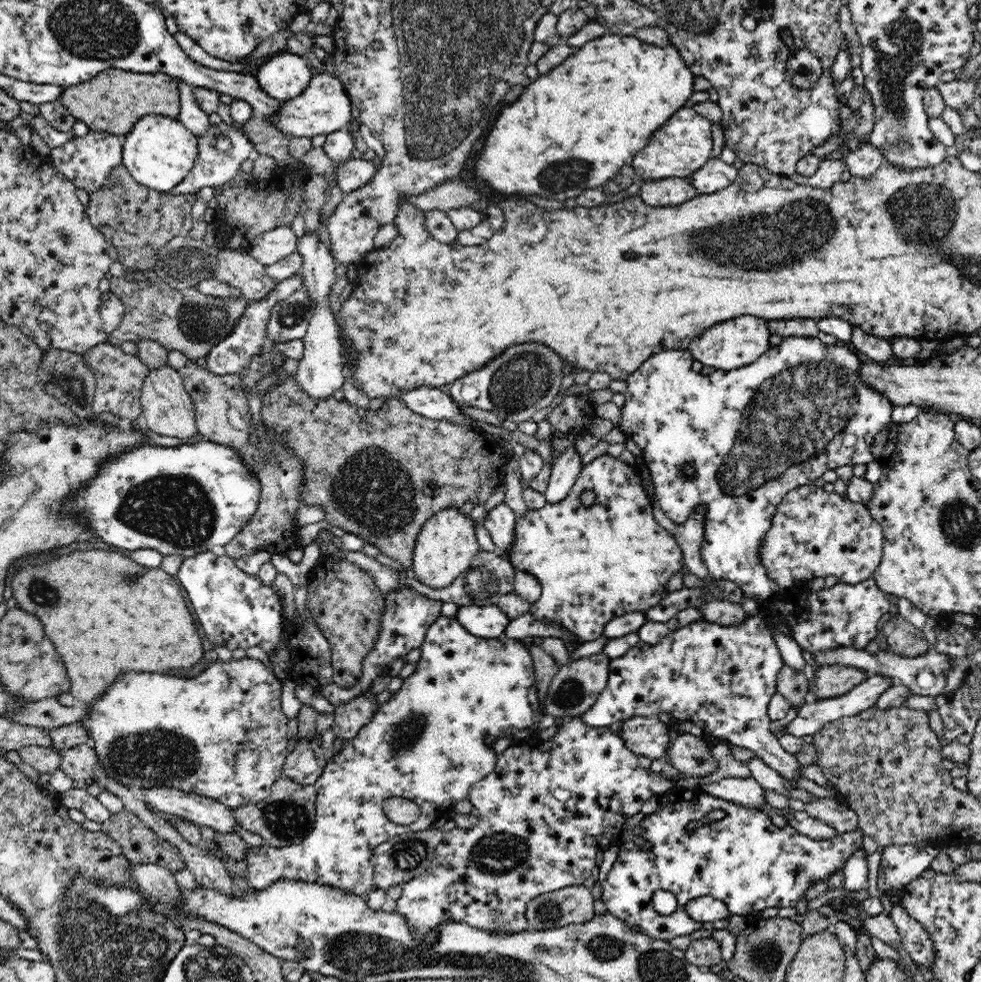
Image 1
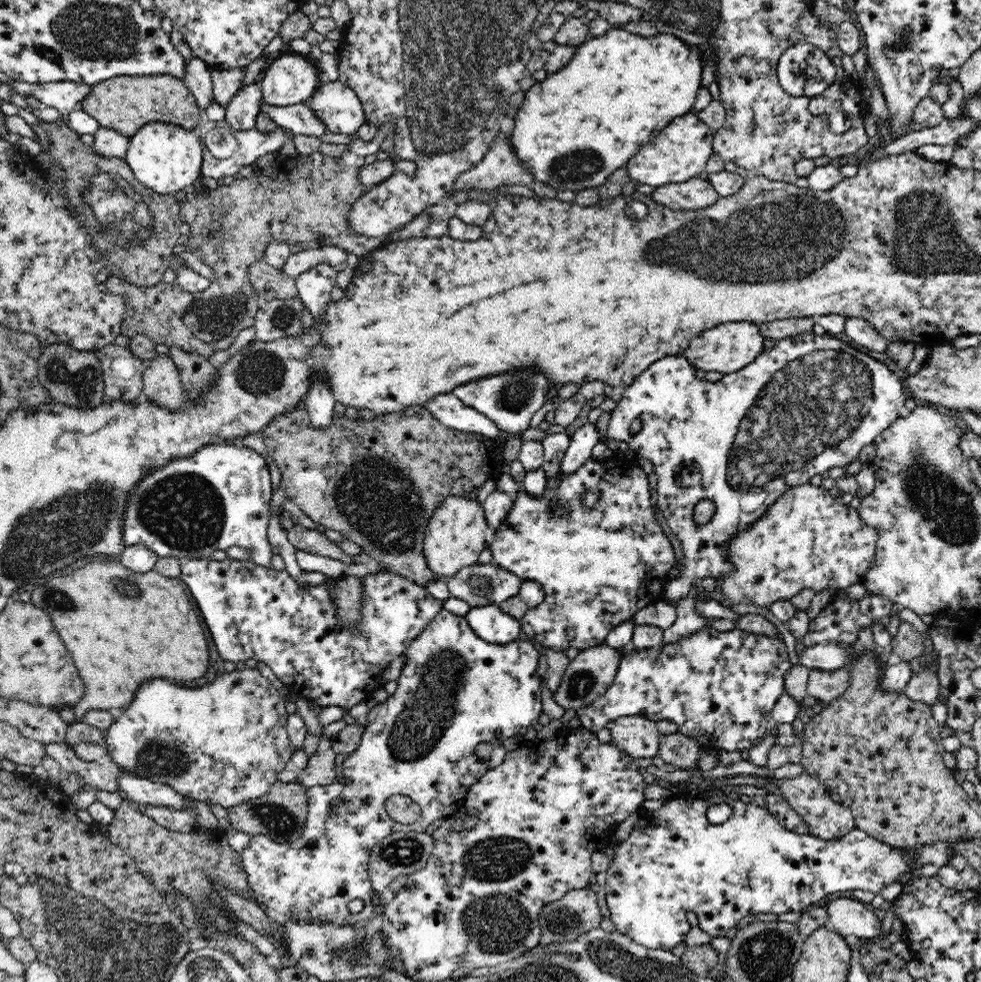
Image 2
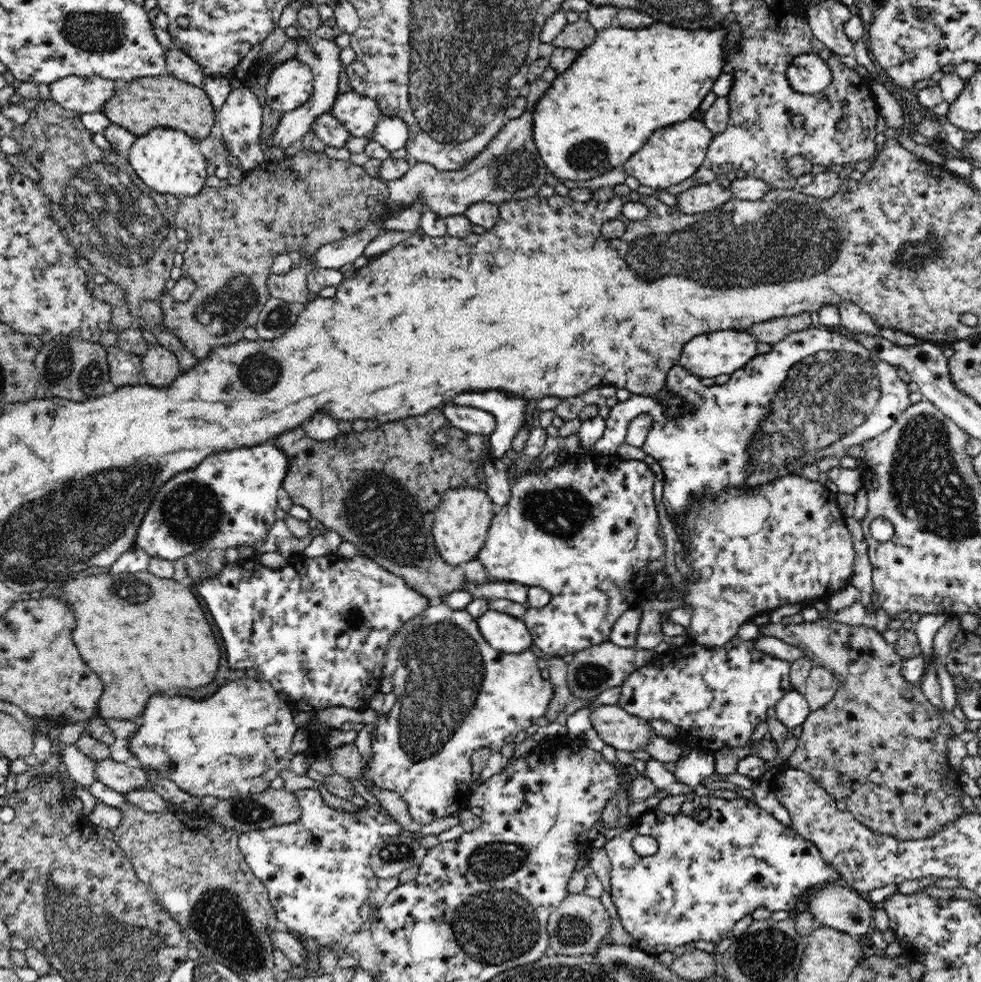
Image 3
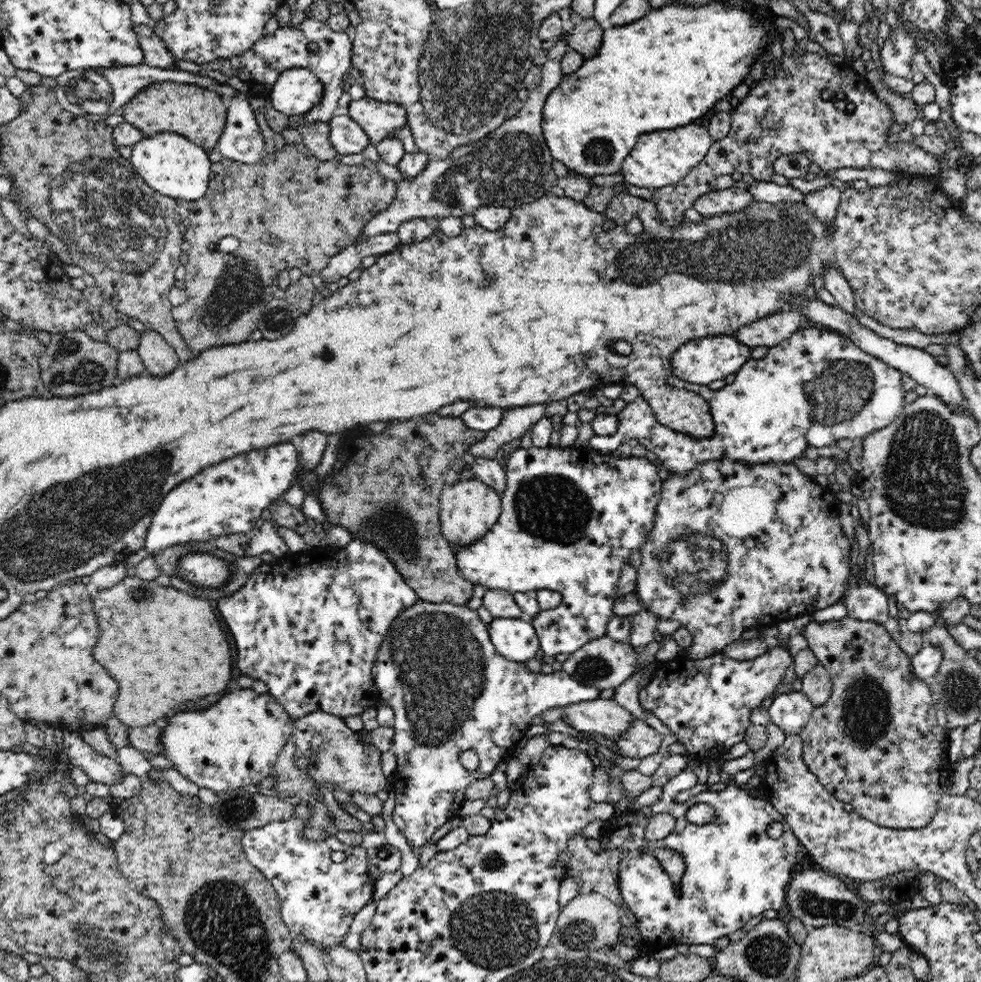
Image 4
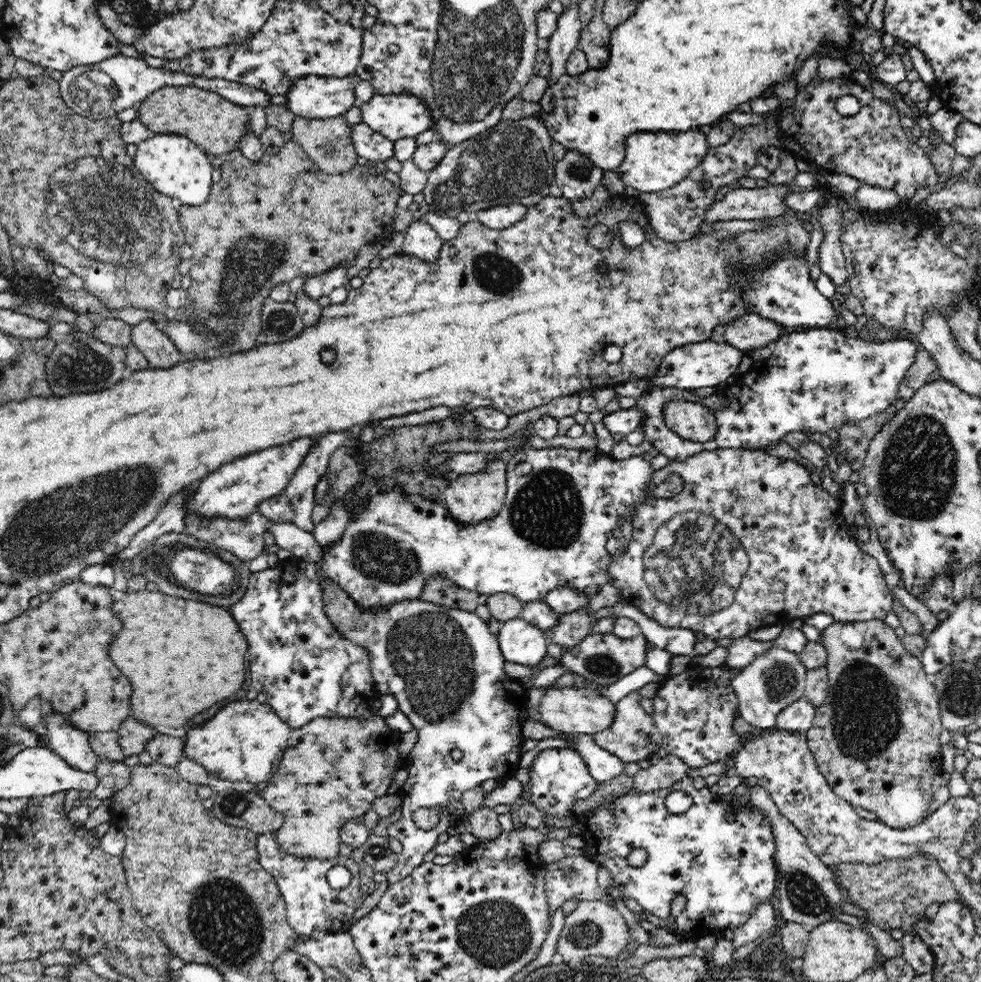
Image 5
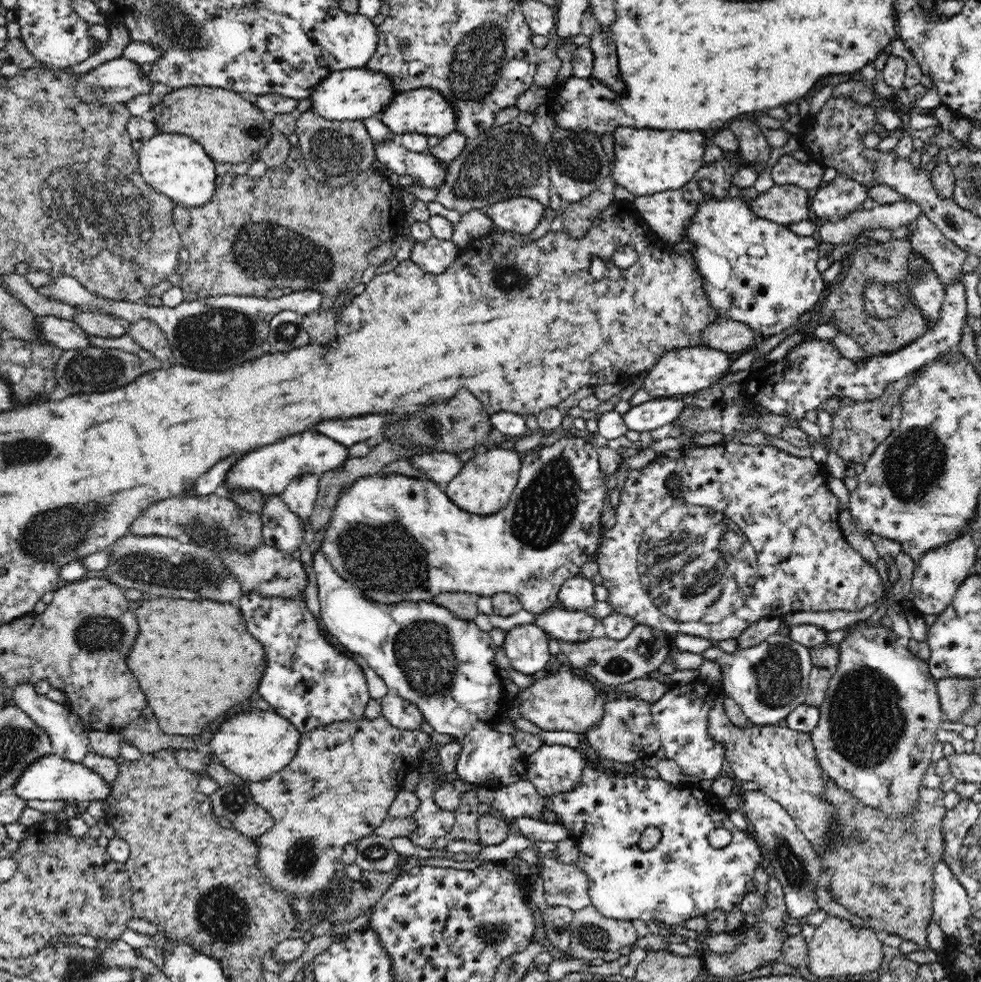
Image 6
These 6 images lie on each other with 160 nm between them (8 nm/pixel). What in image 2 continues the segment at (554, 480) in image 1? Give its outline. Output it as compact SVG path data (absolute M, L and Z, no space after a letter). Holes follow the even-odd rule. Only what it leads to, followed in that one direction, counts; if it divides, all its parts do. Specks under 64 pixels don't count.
M584 424L569 440L559 472L571 474L591 458L592 448L601 440L596 424Z

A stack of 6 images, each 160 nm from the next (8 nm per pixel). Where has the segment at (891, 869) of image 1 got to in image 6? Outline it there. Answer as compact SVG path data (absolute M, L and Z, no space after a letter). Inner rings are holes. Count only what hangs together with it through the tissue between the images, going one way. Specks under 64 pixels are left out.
M587 760L587 766L584 770L582 780L576 788L572 788L572 792L562 792L558 796L552 796L552 798L544 798L544 808L554 811L559 820L556 821L563 824L569 830L569 836L567 838L572 838L576 843L578 849L580 849L580 856L574 865L580 867L586 875L588 875L588 893L590 893L590 898L592 906L600 911L600 914L609 919L616 919L622 921L633 920L643 920L644 922L663 922L664 924L669 924L674 926L681 925L686 920L690 918L696 918L696 916L705 916L706 912L713 910L724 910L727 914L733 910L735 906L740 906L742 899L746 894L746 886L748 882L754 880L754 872L756 872L756 866L762 862L762 852L760 851L760 845L756 842L751 829L738 830L738 828L732 825L732 822L728 818L729 811L722 803L722 799L718 798L716 794L709 788L707 791L700 787L695 787L687 784L672 784L666 782L665 780L654 780L654 778L642 778L640 776L634 776L634 774L621 774L615 772L614 770L608 770L601 767L600 769L594 766L595 763L600 764L594 760ZM648 826L656 826L662 832L662 844L658 846L657 850L642 850L638 848L638 840L642 836L642 832L648 828ZM716 828L726 828L730 830L732 839L731 842L722 848L714 848L708 843L708 833Z

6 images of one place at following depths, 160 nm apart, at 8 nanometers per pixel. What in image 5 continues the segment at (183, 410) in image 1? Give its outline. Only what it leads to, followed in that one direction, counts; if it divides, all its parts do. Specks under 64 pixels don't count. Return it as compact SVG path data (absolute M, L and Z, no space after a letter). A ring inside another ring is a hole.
M143 320L132 326L132 344L147 358L152 369L170 368L180 363L180 351L153 320Z

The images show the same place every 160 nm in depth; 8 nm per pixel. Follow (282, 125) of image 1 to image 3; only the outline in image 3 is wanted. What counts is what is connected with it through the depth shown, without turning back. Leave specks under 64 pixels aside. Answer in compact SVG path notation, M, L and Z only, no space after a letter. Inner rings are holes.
M351 89L336 95L335 104L332 105L330 113L352 136L364 136L368 139L376 123L384 117L375 100Z

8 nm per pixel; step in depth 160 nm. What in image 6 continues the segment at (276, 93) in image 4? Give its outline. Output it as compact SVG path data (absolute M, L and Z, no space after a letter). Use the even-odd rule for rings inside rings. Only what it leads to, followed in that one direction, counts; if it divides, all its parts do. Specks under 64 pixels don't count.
M364 66L330 73L314 87L309 99L312 101L311 110L326 120L361 121L362 119L379 118L383 108L387 107L387 104L398 93L383 72L374 72Z

